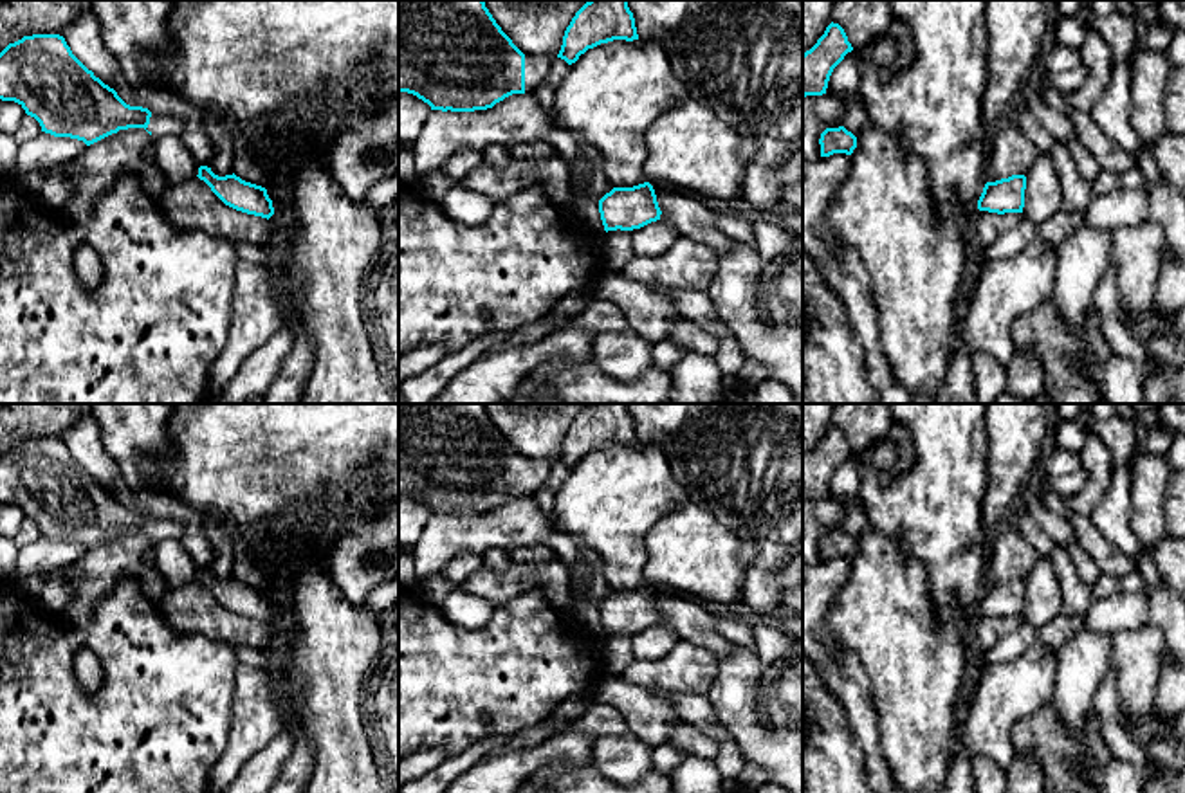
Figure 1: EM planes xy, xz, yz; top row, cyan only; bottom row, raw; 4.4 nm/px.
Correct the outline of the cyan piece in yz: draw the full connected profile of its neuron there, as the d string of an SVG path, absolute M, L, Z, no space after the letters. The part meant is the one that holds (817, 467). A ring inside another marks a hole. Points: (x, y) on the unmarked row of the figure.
M830 427L817 447L803 458L803 501L826 497L833 472L853 451L839 427Z

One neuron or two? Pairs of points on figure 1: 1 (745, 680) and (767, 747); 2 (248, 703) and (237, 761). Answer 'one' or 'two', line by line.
1: one
2: one

